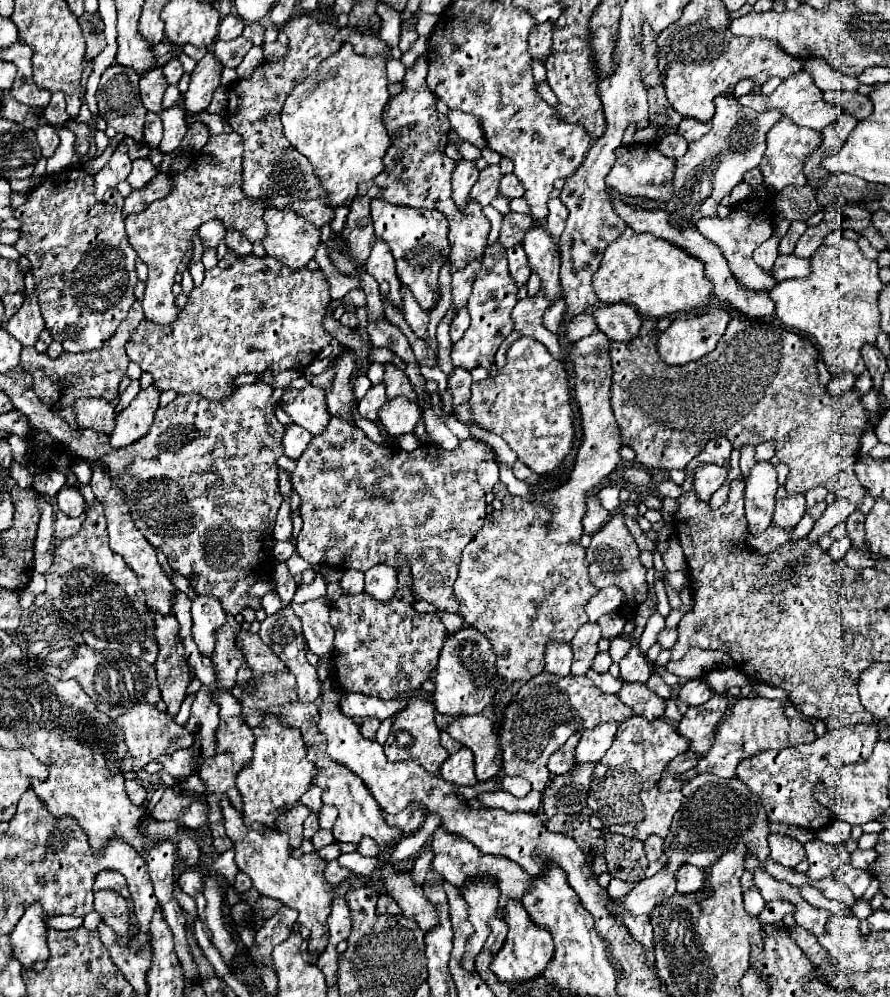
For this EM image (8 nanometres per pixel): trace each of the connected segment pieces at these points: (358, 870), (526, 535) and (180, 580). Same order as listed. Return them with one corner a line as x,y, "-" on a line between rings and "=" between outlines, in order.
359,852
353,854
341,854
337,858
339,866
355,872
355,874
363,874
363,876
377,876
377,868
379,868
379,858
365,858
=
603,332
585,336
571,344
567,350
567,360
573,366
573,394
581,414
581,428
583,438
581,446
575,456
575,464
571,468
569,478
555,490
545,492
531,492
529,498
519,498
507,494
501,502
503,508
499,512
491,512
485,518
483,528
475,534
475,538
465,546
461,562
459,562
459,576
453,584
453,594
459,600
461,610
457,612
463,616
465,626
477,628
477,632
489,638
491,650
497,654
497,674
501,676
501,686
493,694
493,702
489,706
489,718
493,722
501,722
501,714
505,706
509,706
509,698
517,694
517,686
529,682
543,670
543,654
547,642
571,642
577,630
587,622
587,614
583,606
587,600
597,592
591,586
587,576
587,560
585,548
581,546
583,534
583,516
587,512
587,494
595,488
605,476
609,476
619,460
619,430
611,410
611,360
609,360
609,338
=
167,574
167,578
173,582
173,586
175,586
177,590
185,592
189,598
193,598
193,596
195,596
195,592
191,592
191,590
189,590
189,582
187,582
183,576
179,576
179,574

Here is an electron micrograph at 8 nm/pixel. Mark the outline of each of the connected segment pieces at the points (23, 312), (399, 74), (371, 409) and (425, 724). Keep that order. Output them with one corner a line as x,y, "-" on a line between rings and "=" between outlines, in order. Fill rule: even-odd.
31,294
25,298
21,310
3,324
3,330
7,330
11,336
15,336
23,346
35,346
39,340
39,332
45,328
45,322
39,314
37,296
=
391,58
391,60
387,60
387,74
389,74
389,82
403,82
403,78
405,78
405,66
399,62
399,60
395,60
395,58
=
375,384
369,388
369,392
359,400
359,414
367,420
377,420
377,410
387,402
385,396
385,384
=
415,696
409,698
407,704
405,704
405,708
403,708
401,712
397,712
397,714
391,716
393,726
391,726
389,738
387,738
385,746
383,746
383,748
385,748
385,756
387,756
391,762
397,762
397,760
413,760
413,762
419,762
427,772
439,776
439,766
441,766
441,762
443,762
449,754
447,754
445,748
439,744
439,728
437,728
435,720
433,720
433,714
435,714
433,702
425,702
425,700
415,698
-
397,732
407,732
409,738
411,738
411,742
409,742
407,746
399,746
399,744
397,744
397,738
395,738

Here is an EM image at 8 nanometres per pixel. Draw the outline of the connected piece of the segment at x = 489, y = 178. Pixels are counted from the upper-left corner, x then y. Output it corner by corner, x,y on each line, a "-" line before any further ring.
491,164
485,170
479,172
479,180
475,182
473,190
471,190
471,200
479,202
481,206
489,206
493,202
493,198
497,198
499,194
499,164

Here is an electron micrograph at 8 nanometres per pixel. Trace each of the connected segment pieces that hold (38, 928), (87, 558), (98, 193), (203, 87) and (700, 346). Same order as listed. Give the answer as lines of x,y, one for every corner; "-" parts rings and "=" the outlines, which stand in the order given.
33,904
25,910
17,926
13,928
13,934
9,934
11,942
11,956
21,962
25,972
31,972
37,962
43,962
49,958
47,940
45,940
45,918
41,904
=
93,502
93,506
87,510
87,518
81,524
79,532
73,538
63,540
63,544
53,552
53,564
45,572
45,580
47,580
47,594
53,598
53,606
61,612
61,616
67,622
71,622
81,632
81,638
89,648
119,650
149,664
155,662
157,658
155,624
145,606
145,594
139,588
135,572
125,564
125,560
119,554
115,554
109,548
103,506
99,502
=
121,142
111,160
103,166
103,170
95,176
95,198
101,200
103,194
107,192
107,188
117,186
121,180
125,180
131,172
131,158
127,156
127,146
=
207,52
191,72
191,84
189,90
183,94
185,108
189,112
201,112
209,106
217,86
221,84
221,72
223,64
213,52
=
709,308
705,314
681,314
681,316
677,316
673,320
673,324
657,338
657,350
659,350
661,360
669,366
683,366
683,364
689,364
693,360
699,360
701,356
709,354
717,346
729,320
731,320
731,314
725,308

